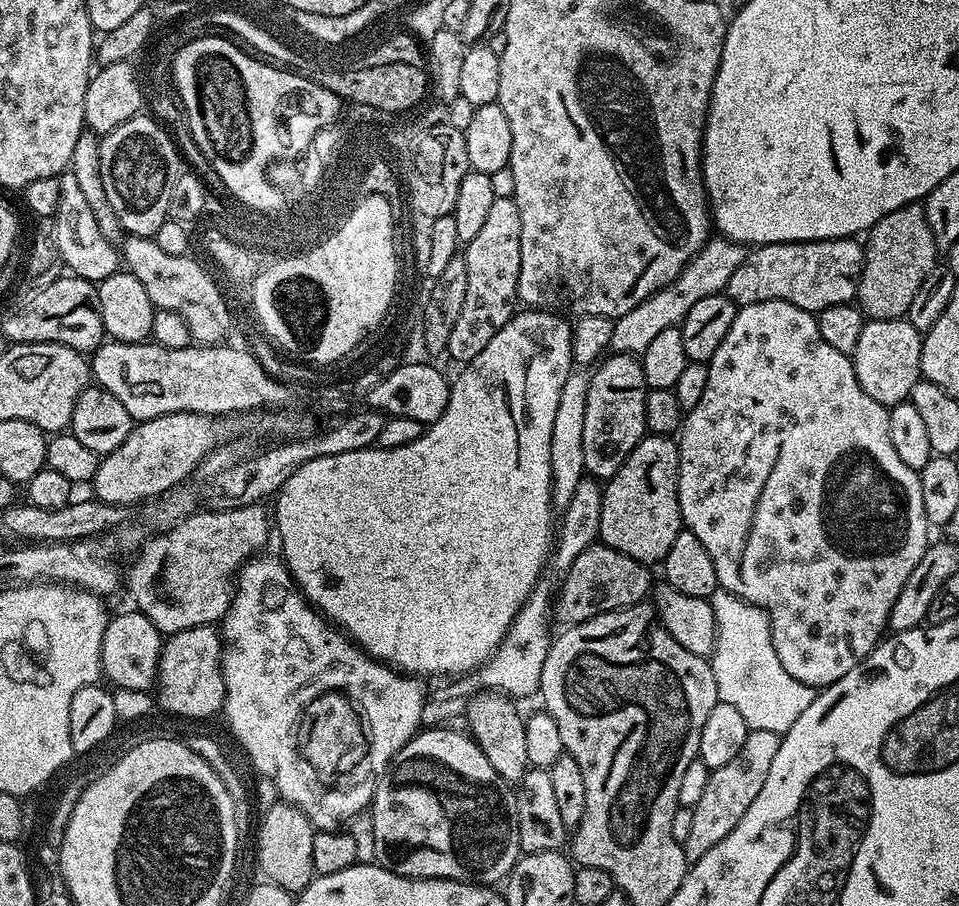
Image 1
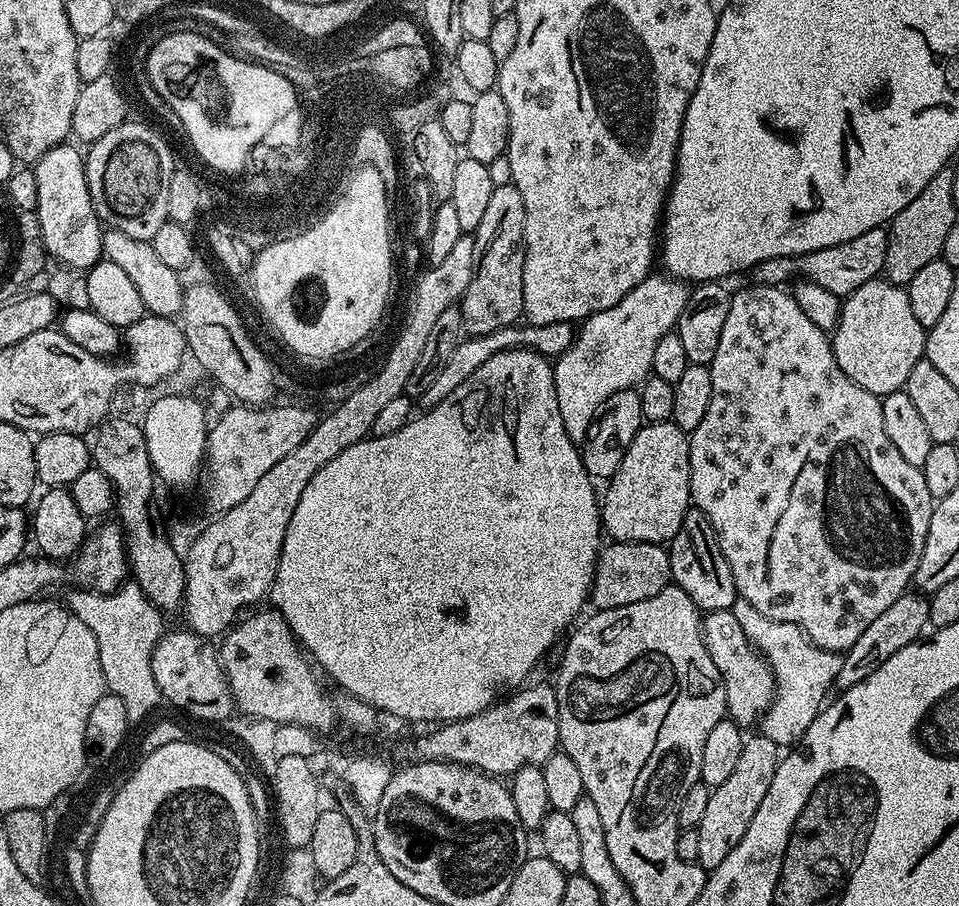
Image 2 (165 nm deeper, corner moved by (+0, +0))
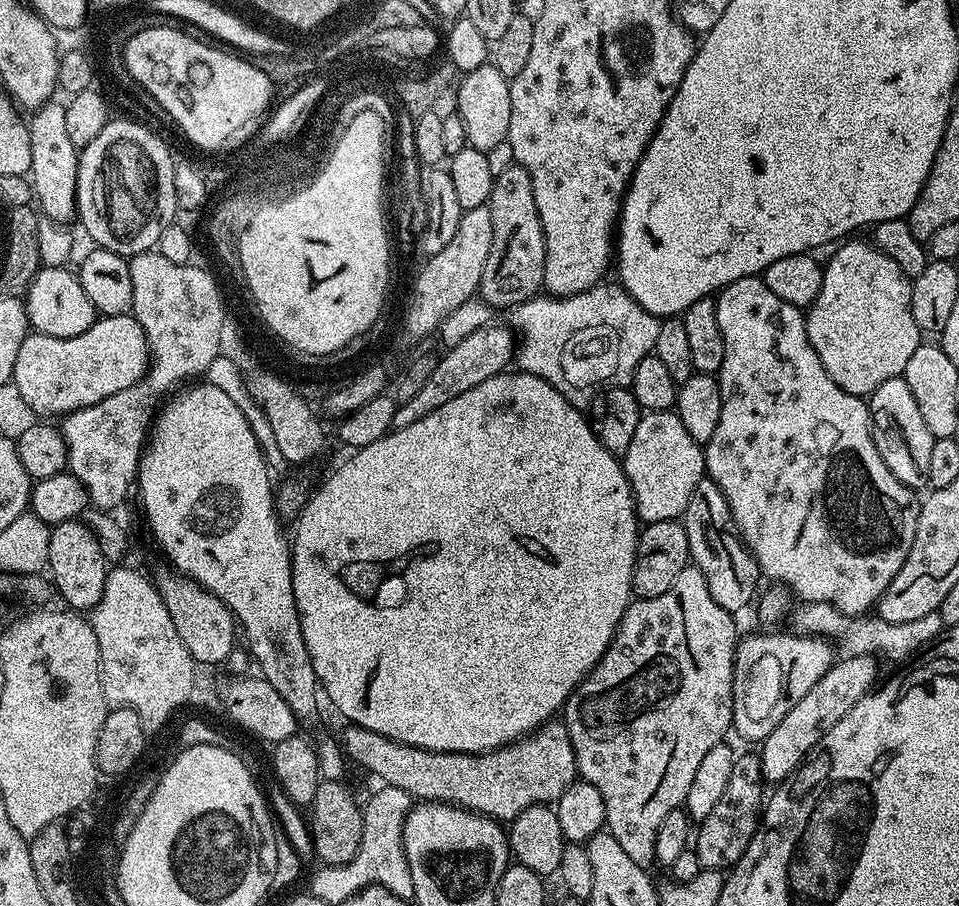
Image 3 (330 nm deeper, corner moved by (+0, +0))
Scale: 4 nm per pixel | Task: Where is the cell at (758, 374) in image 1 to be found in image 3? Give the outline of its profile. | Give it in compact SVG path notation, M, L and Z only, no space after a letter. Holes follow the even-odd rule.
M760 276L738 278L738 282L721 288L715 301L718 330L722 330L726 354L722 354L718 373L722 414L714 434L703 445L707 479L713 480L722 490L730 510L740 512L744 496L746 502L752 502L748 496L754 496L756 472L766 472L760 480L774 478L768 470L768 452L774 452L776 460L782 460L786 468L810 468L810 472L820 472L822 480L808 504L798 538L792 544L796 554L794 562L776 574L776 582L793 597L801 596L801 601L833 604L841 617L859 618L875 609L894 574L902 570L910 546L914 546L920 513L917 493L898 482L898 478L890 474L890 466L882 462L882 454L878 454L878 446L872 437L872 419L867 403L842 390L842 386L826 374L822 358L818 358L814 346L810 346L808 321L801 309L790 306L790 302L782 302L782 298L778 298Z

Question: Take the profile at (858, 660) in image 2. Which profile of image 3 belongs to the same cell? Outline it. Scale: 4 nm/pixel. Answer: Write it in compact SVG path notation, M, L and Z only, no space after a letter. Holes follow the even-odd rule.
M872 654L843 657L839 662L833 663L832 668L826 670L826 674L822 674L822 678L818 678L818 682L814 682L814 687L806 693L806 698L801 698L794 705L794 710L790 710L790 714L786 714L786 718L782 718L782 722L778 722L778 726L774 726L774 730L770 730L770 734L759 745L758 755L762 762L762 774L764 775L765 781L779 782L792 775L800 767L802 761L808 757L808 751L830 729L838 726L838 722L842 722L842 718L846 718L846 714L850 714L850 710L854 710L854 706L858 706L858 702L863 696L868 695L873 688L877 687L876 660L877 657Z

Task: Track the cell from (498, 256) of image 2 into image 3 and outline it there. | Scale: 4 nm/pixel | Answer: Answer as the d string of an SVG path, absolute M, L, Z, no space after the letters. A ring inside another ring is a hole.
M515 162L502 170L502 174L495 176L492 181L492 193L487 205L494 238L490 242L490 258L486 258L486 270L482 270L478 296L489 309L511 310L531 300L544 288L544 231L538 218L538 206L534 206L534 186L528 171Z

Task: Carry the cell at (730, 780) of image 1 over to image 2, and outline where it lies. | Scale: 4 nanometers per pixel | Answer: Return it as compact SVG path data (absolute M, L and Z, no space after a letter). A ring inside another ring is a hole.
M762 734L749 735L742 746L742 754L738 763L722 786L712 789L710 802L702 813L702 822L696 827L698 830L698 858L695 863L705 870L722 866L726 854L742 842L742 834L750 827L754 813L758 806L762 806L762 798L766 798L766 790L770 790L770 782L774 782L774 774L778 770L782 759L782 749L770 742Z

